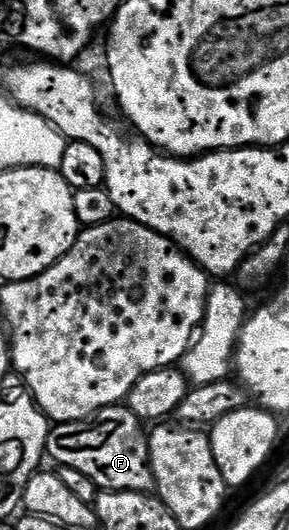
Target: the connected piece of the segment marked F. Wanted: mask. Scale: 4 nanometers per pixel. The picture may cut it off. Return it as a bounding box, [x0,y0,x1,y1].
[46,405,155,494]

